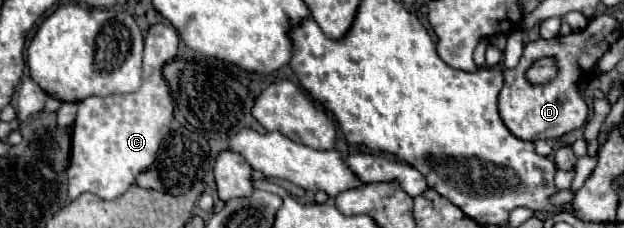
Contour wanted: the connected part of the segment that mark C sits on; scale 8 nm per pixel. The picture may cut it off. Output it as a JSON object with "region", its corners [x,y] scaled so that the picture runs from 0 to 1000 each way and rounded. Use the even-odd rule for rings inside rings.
{"region":[[[242,114],[232,167],[229,386],[207,421],[146,421],[127,447],[127,500],[117,544],[114,719],[107,737],[107,886],[120,877],[133,842],[155,851],[165,877],[181,877],[216,798],[220,763],[232,754],[245,719],[255,632],[271,588],[271,544],[277,526],[277,447],[258,307],[284,246],[284,202],[287,158],[277,114]]]}

